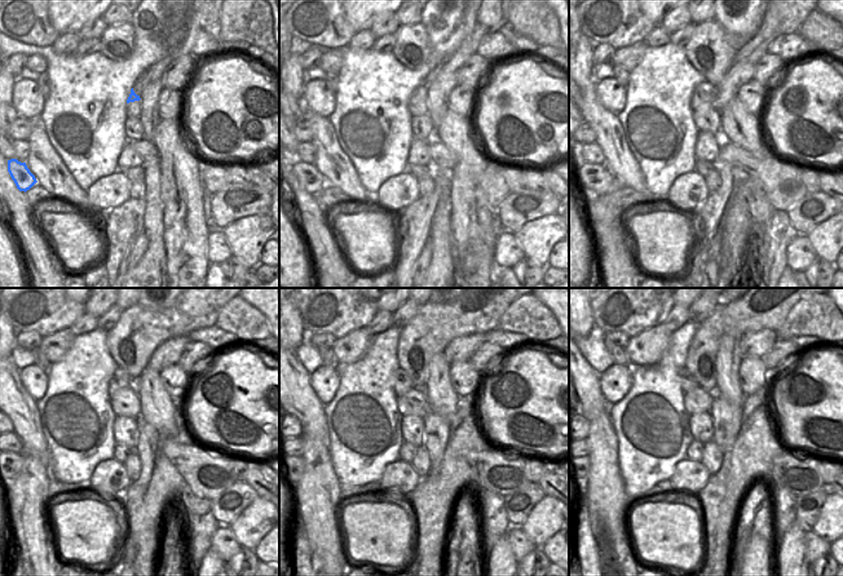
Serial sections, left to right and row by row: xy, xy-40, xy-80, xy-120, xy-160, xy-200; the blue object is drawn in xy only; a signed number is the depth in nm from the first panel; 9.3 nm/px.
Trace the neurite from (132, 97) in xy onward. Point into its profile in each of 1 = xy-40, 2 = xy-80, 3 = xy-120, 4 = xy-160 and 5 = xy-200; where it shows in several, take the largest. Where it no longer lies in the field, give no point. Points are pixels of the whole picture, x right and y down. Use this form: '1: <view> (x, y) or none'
1: xy-40 (419, 94)
2: xy-80 (704, 93)
3: xy-120 (119, 380)
4: xy-160 (402, 382)
5: xy-200 (687, 382)

